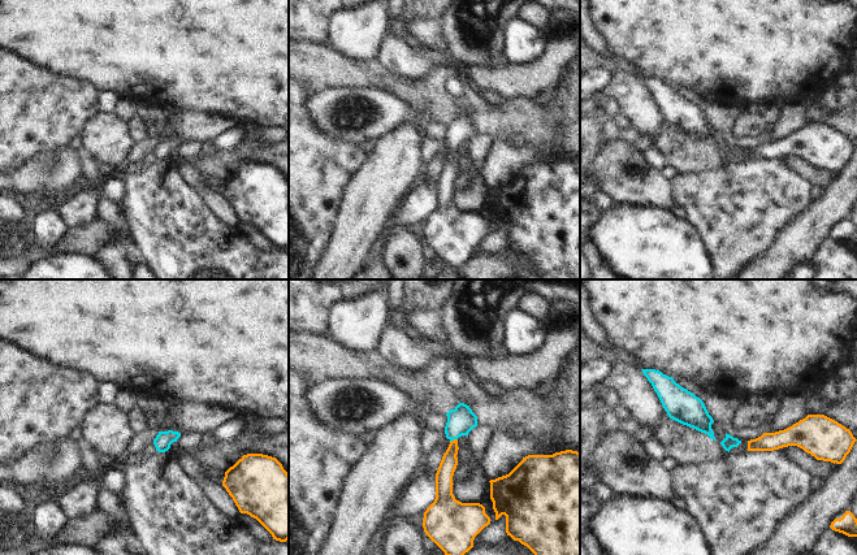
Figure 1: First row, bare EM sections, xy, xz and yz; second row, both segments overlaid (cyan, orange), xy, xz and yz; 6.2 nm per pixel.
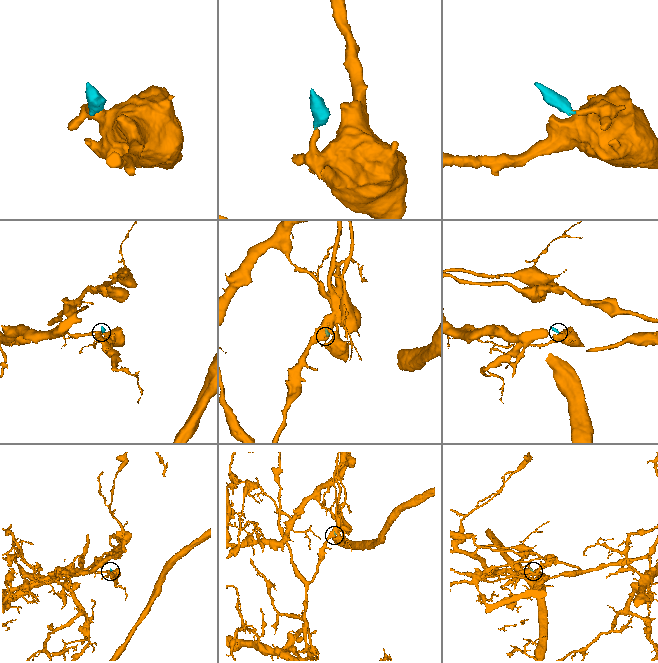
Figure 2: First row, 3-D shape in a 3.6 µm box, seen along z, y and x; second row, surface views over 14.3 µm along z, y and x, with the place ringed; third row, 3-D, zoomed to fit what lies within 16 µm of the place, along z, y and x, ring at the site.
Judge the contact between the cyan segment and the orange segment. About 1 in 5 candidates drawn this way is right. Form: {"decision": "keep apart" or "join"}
{"decision": "join"}

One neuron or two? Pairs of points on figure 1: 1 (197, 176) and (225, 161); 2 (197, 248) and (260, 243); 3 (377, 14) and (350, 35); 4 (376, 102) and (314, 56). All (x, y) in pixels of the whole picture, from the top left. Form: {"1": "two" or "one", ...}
{"1": "two", "2": "two", "3": "one", "4": "two"}

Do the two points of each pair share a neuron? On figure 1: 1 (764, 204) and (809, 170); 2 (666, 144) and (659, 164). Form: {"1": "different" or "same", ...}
{"1": "different", "2": "different"}

